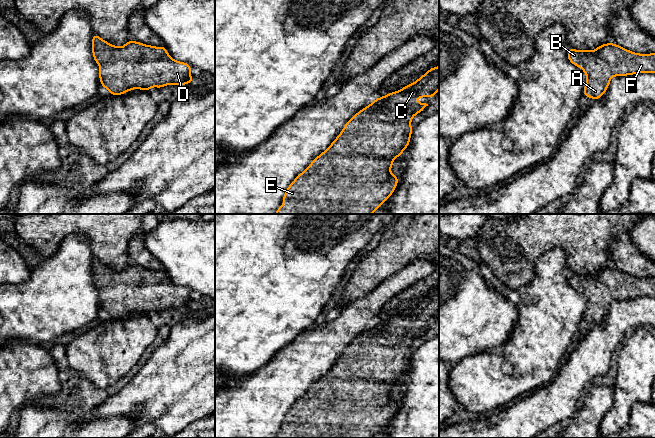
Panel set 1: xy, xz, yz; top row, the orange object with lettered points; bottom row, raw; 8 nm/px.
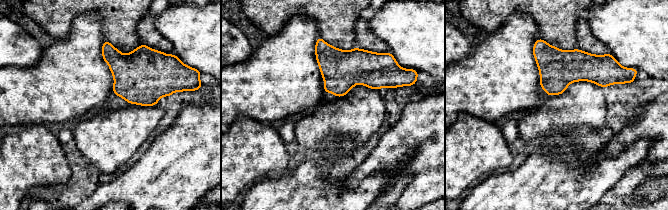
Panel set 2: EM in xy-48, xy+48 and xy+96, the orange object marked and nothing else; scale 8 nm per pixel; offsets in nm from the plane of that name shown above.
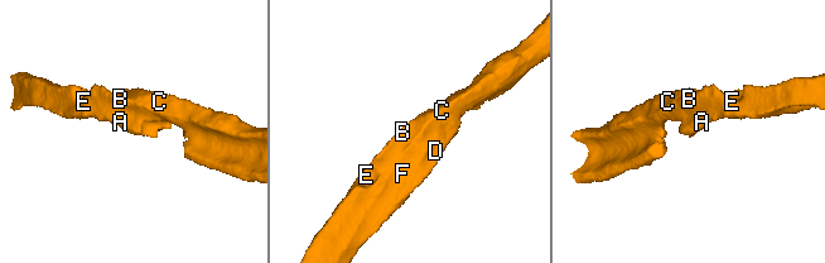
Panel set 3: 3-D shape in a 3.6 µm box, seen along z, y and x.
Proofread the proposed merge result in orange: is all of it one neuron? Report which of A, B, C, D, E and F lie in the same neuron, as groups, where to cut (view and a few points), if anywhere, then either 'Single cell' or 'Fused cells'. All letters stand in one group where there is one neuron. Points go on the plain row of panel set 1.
Groups: A B C D E F. No split. Single cell

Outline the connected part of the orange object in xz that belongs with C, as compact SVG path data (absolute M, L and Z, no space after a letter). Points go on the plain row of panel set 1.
M439 290L429 293L418 304L401 314L375 323L356 337L328 373L316 381L290 408L282 424L285 429L281 429L275 438L372 438L376 435L397 411L399 401L394 400L390 393L393 384L409 369L413 354L411 344L428 330L426 327L417 327L417 322L432 322L438 314Z

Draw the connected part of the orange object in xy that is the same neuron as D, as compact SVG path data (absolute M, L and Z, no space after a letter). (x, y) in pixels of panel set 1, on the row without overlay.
M95 258L91 269L94 284L100 289L101 310L114 320L132 313L149 315L153 310L161 312L169 308L185 309L194 306L190 298L191 289L172 283L164 270L154 271L130 264L124 270L116 271Z

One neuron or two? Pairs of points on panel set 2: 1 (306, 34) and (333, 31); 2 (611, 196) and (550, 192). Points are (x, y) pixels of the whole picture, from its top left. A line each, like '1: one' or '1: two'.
1: two
2: two

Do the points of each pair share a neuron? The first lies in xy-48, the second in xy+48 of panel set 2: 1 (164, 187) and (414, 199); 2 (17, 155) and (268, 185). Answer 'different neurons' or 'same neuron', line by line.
1: same neuron
2: different neurons

